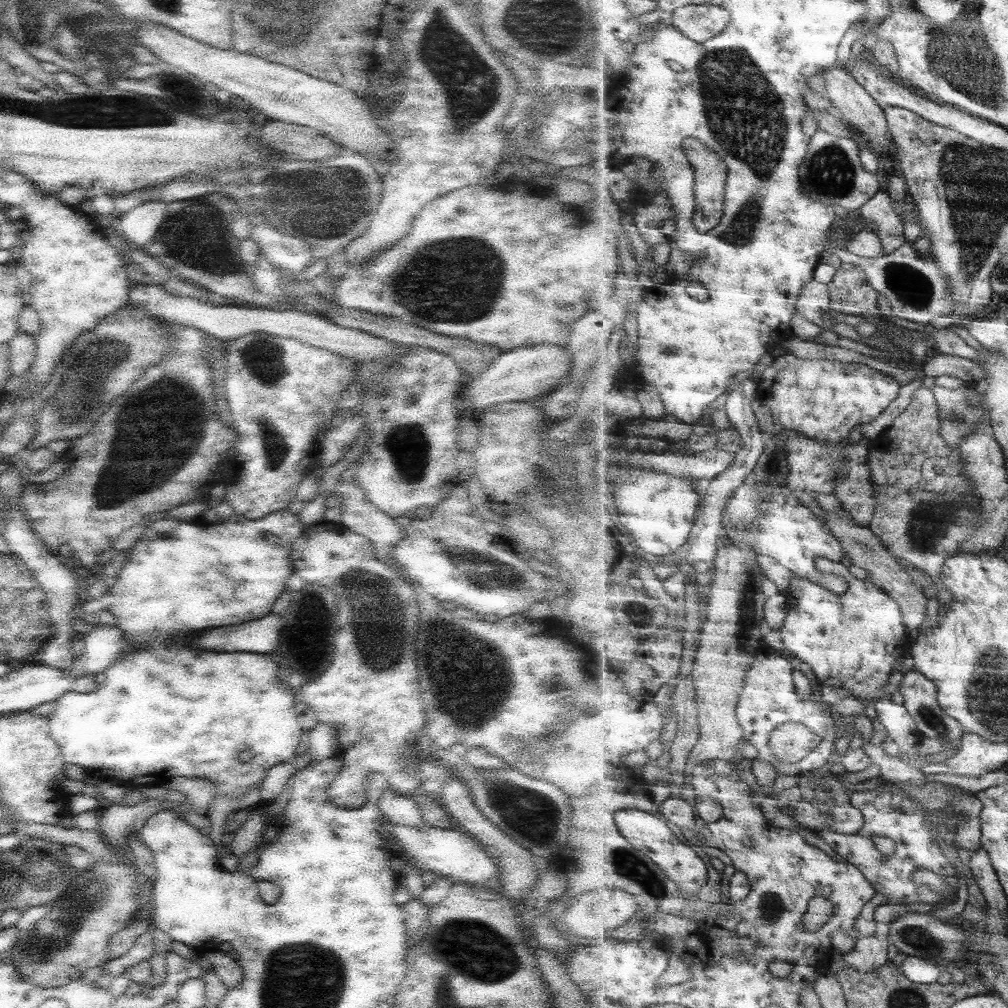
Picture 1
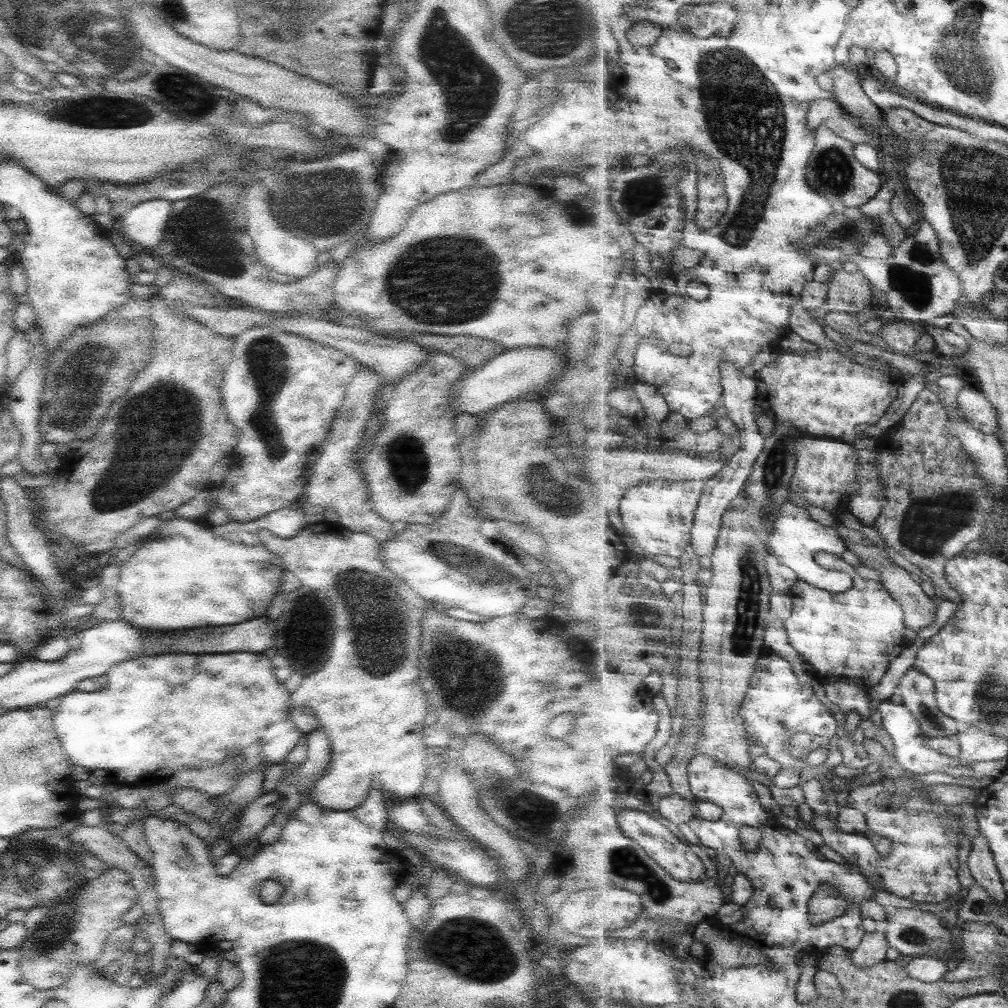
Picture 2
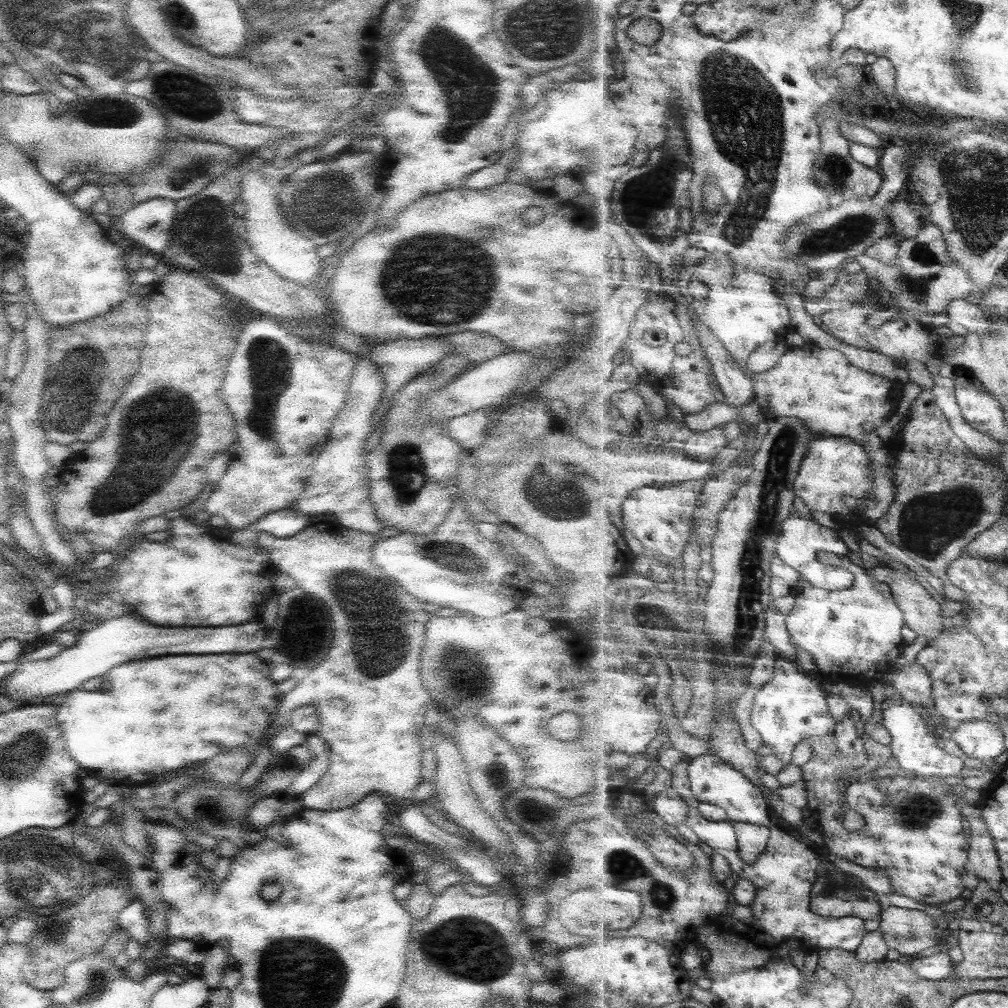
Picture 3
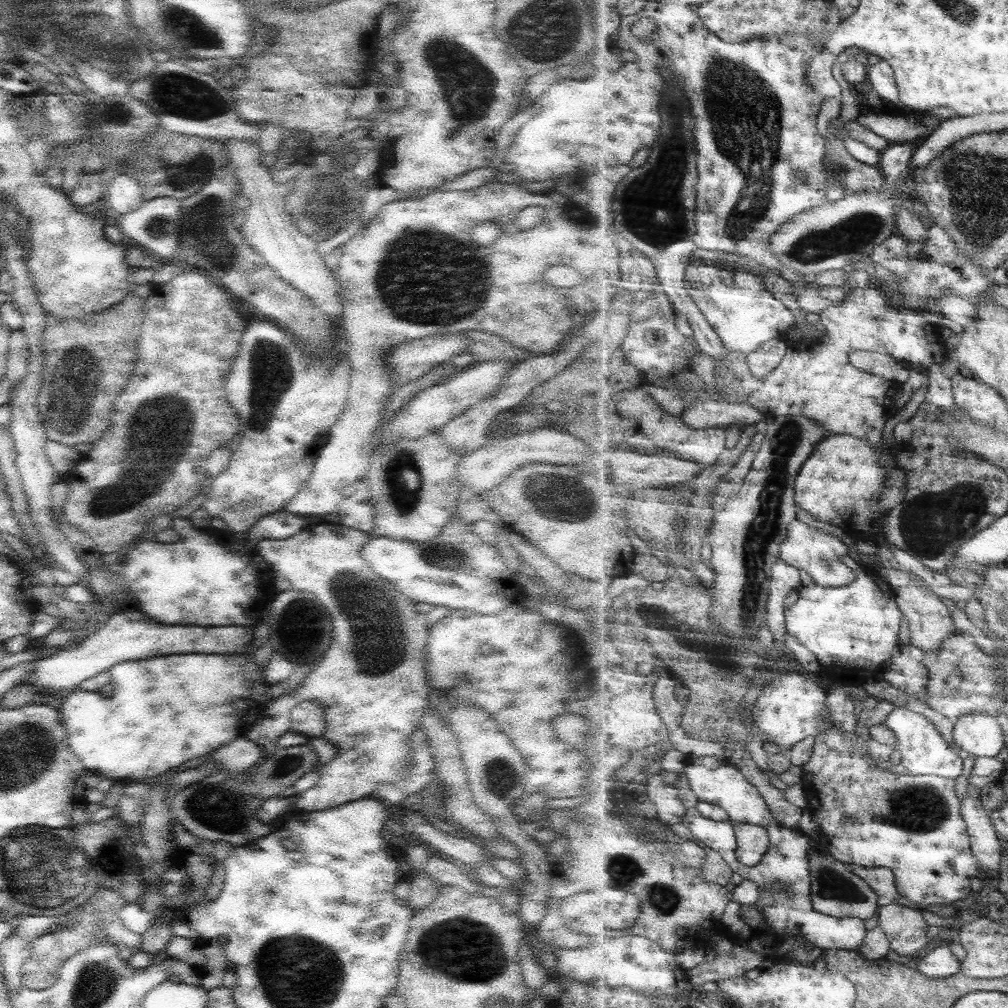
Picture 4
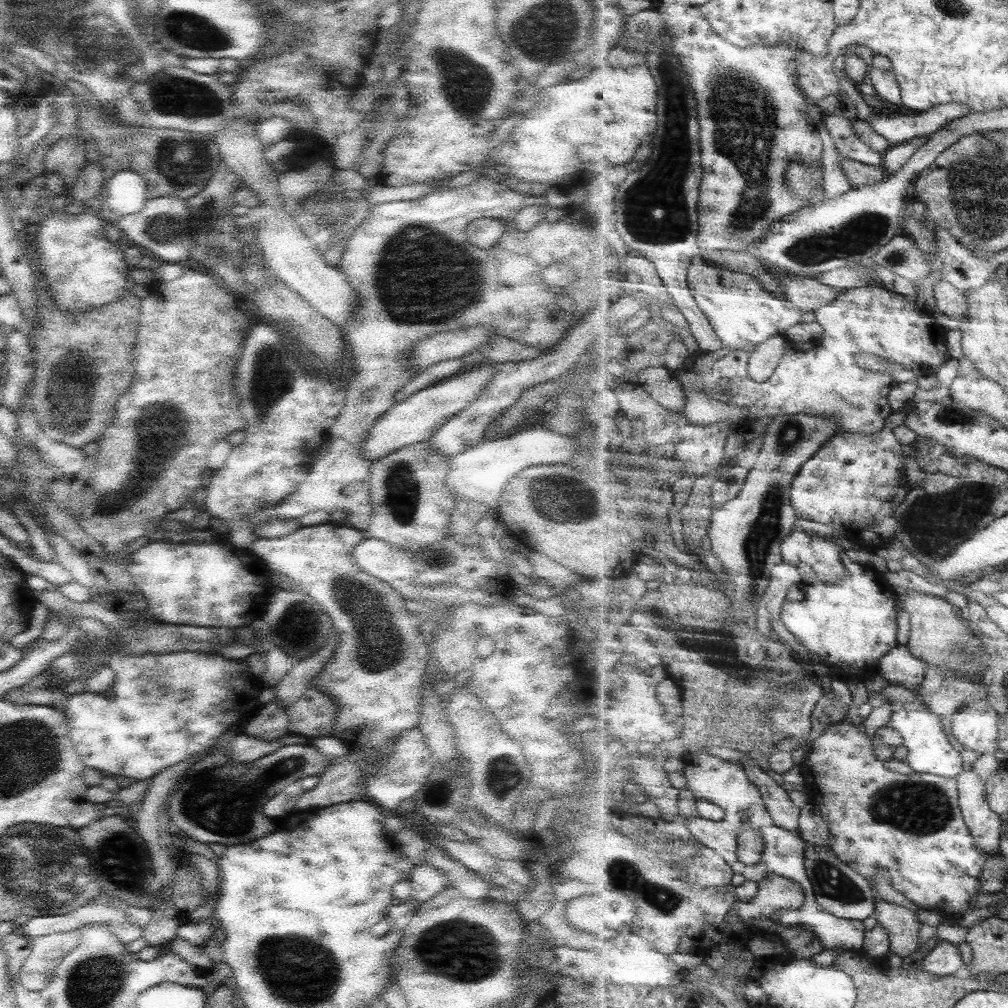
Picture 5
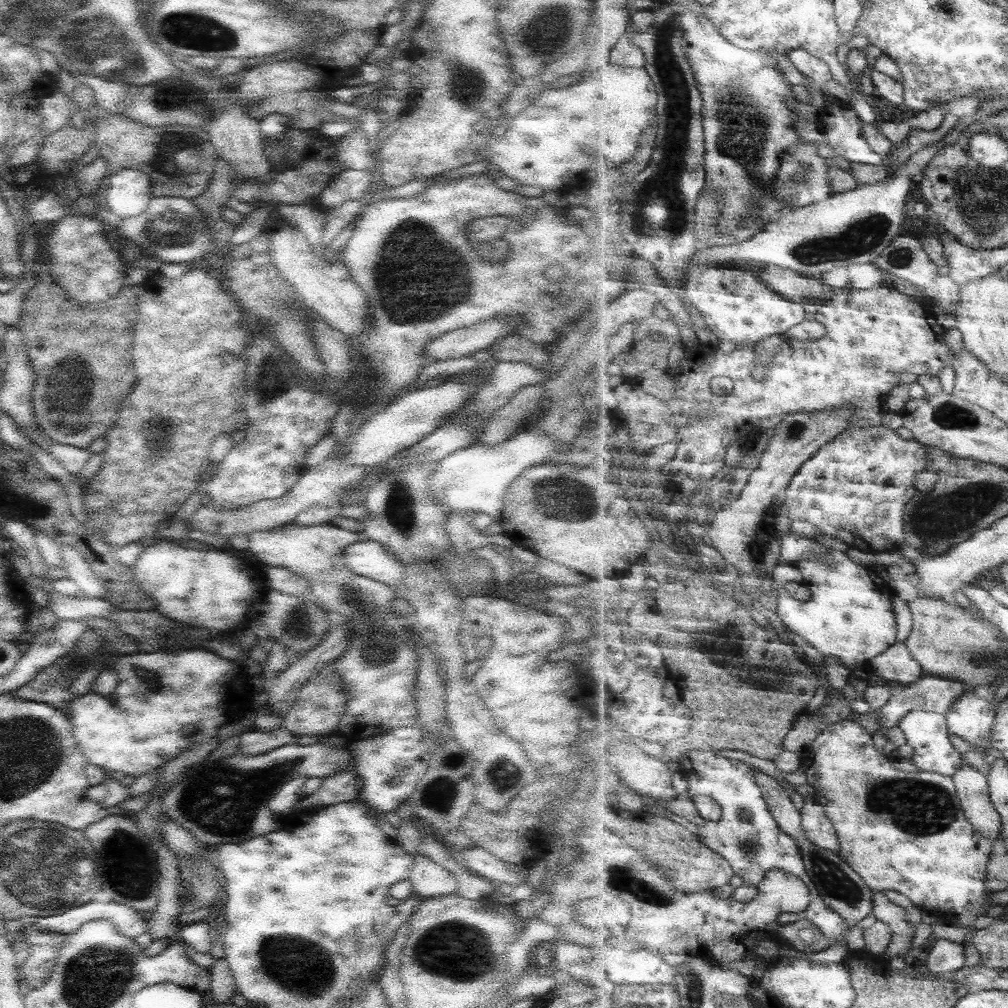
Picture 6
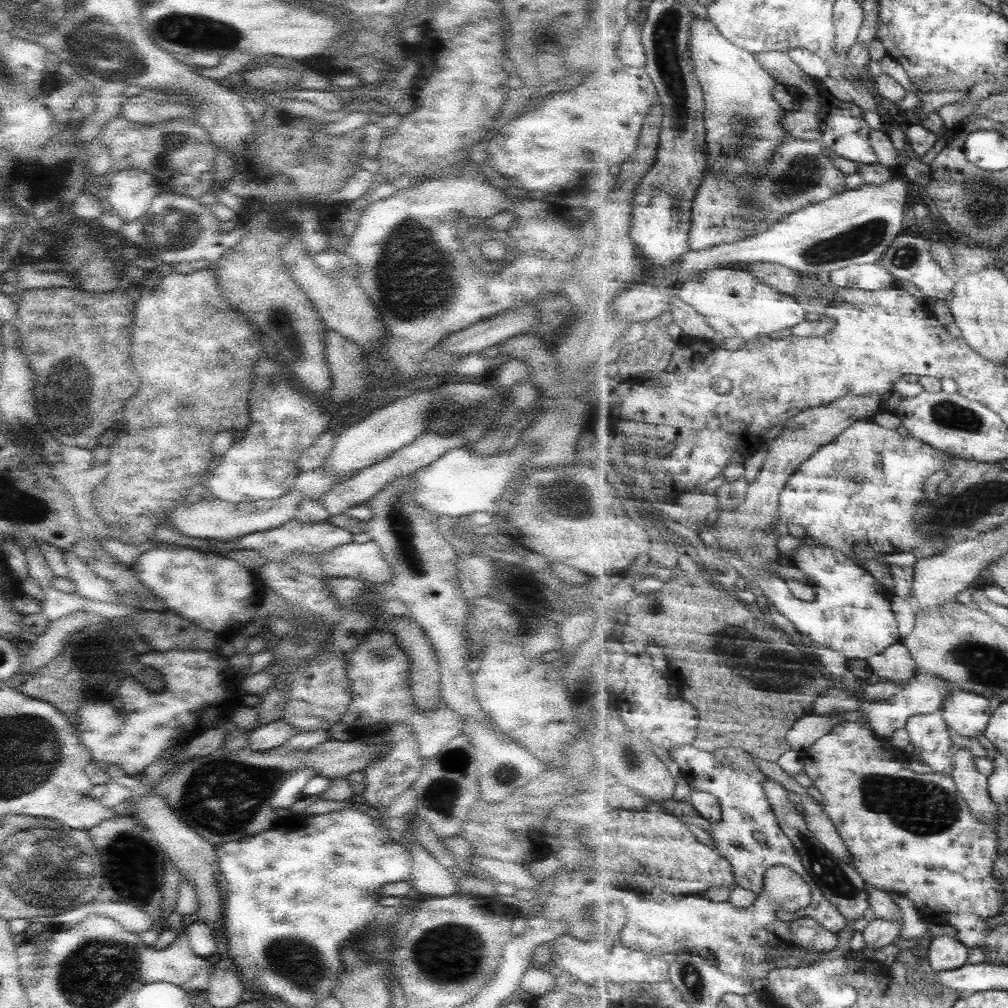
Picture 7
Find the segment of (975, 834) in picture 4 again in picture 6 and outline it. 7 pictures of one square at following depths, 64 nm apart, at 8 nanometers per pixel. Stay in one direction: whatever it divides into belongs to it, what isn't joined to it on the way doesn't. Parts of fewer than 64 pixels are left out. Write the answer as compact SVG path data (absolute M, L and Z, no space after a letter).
M964 760L962 769L953 778L963 811L966 812L967 818L971 820L971 824L974 824L975 831L979 832L983 837L991 839L991 843L995 843L999 839L999 835L1002 834L1002 817L997 813L995 806L993 806L988 789L987 775L973 768Z

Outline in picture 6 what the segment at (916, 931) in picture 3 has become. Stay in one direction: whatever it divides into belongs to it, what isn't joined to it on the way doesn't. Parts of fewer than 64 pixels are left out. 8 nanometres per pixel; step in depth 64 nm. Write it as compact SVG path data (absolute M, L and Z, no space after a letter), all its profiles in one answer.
M883 892L874 893L874 909L872 912L878 920L885 922L891 927L893 931L893 942L887 949L887 953L881 956L885 959L885 964L888 960L897 958L898 956L904 956L909 952L911 944L913 944L913 935L915 934L914 926L910 923L909 915L906 913L906 910L903 907L897 906L892 900L889 900L888 896L885 896Z

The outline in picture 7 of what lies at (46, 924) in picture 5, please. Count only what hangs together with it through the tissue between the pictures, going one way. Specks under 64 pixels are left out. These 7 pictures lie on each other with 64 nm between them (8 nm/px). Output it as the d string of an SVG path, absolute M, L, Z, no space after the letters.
M97 900L89 901L87 904L67 909L59 916L53 916L49 925L55 930L63 927L71 927L76 922L81 922L90 912L96 912L112 918L118 922L127 932L139 934L145 932L151 926L152 916L145 911L136 910L132 904L122 902L98 902Z

